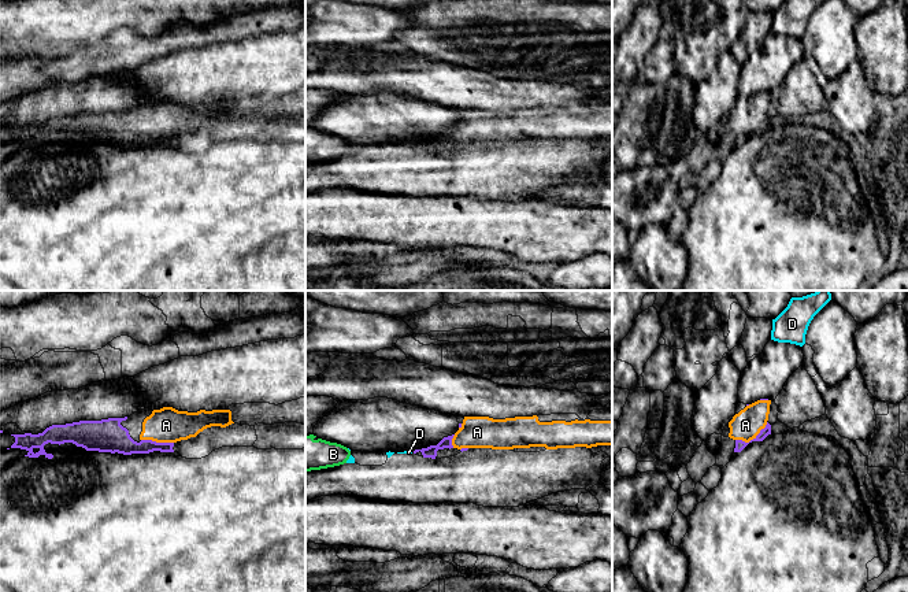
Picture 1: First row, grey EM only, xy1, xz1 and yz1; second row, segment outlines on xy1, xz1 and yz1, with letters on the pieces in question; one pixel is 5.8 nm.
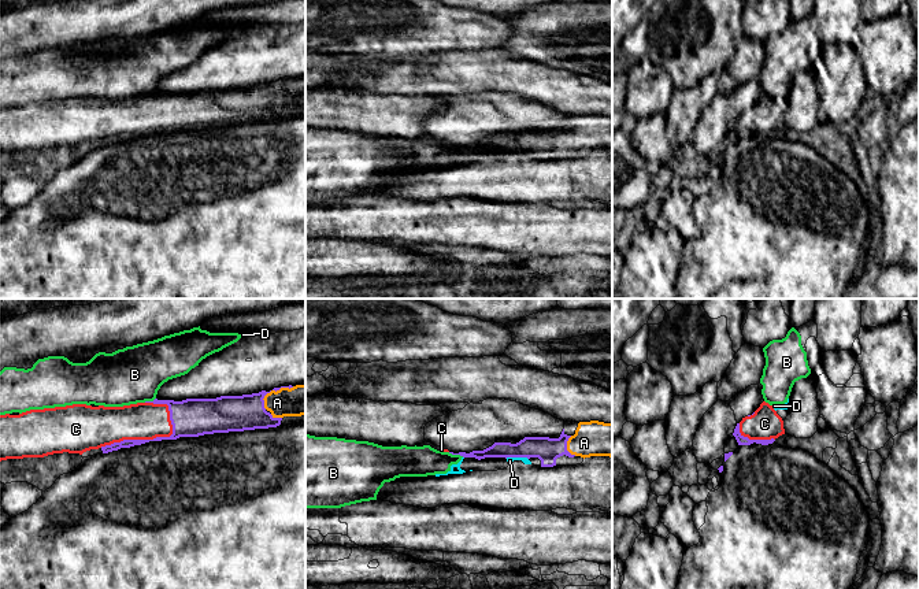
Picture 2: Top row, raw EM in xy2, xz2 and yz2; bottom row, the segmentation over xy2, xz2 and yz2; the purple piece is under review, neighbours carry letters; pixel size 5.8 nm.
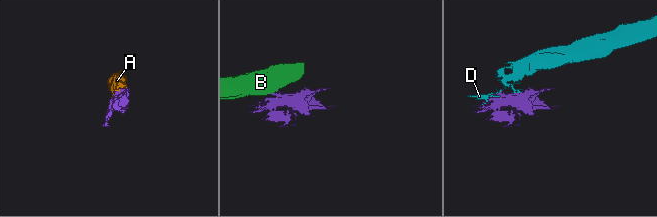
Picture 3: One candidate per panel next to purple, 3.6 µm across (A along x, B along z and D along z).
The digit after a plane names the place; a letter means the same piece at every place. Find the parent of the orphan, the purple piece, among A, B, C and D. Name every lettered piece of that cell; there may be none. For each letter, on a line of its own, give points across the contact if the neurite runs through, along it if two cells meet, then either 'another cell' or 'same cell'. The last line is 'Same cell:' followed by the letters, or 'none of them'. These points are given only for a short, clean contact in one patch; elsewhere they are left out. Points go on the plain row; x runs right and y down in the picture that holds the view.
A: same cell
B: border xz2 (448, 145), (463, 149); another cell
C: same cell
D: another cell
Same cell: A, C

